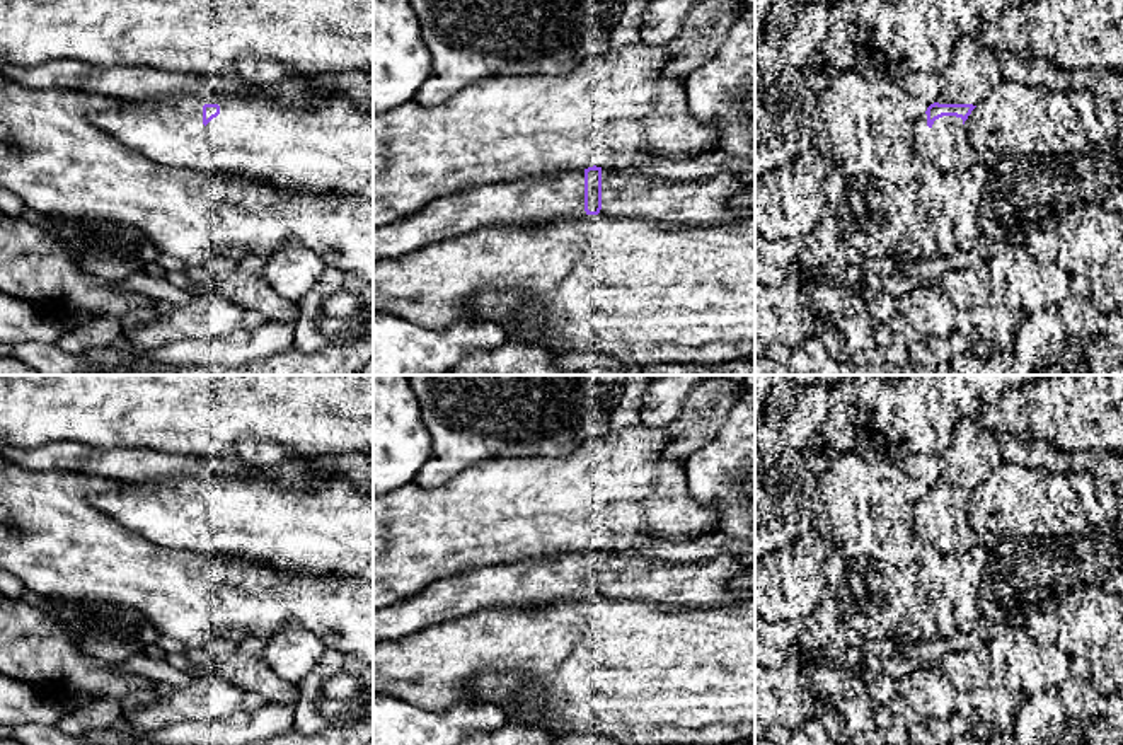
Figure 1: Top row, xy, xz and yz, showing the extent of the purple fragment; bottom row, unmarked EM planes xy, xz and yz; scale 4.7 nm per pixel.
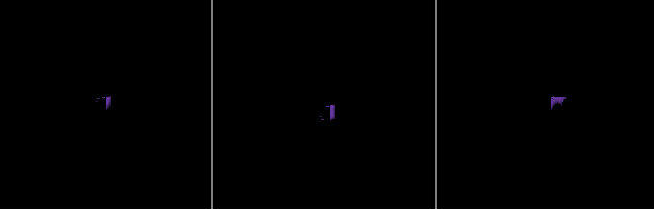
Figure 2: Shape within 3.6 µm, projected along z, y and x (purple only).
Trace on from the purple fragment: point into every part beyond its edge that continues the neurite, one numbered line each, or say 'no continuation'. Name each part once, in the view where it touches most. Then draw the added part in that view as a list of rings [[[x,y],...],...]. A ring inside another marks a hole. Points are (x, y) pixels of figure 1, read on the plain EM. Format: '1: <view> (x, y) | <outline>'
1: xy (329, 531) | [[[334,472],[310,493],[285,489],[264,479],[189,474],[135,481],[116,491],[92,494],[89,501],[164,547],[240,556],[278,571],[373,581],[373,498],[360,493],[341,472]],[[204,486],[220,488],[220,496],[206,508]]]

